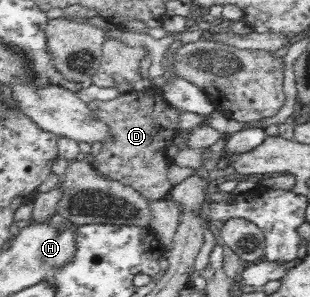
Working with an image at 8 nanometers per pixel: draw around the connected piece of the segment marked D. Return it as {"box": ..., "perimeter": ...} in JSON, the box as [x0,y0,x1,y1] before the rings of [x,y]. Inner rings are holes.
{"box":[88,84,184,199],"perimeter":[[[142,84],[137,90],[121,93],[112,100],[92,100],[88,107],[96,118],[108,128],[108,139],[100,142],[101,150],[95,156],[92,169],[99,177],[123,181],[147,199],[163,199],[174,188],[169,180],[169,168],[174,162],[169,160],[166,150],[179,134],[179,118],[184,112],[169,103],[159,88],[147,88]]]}

